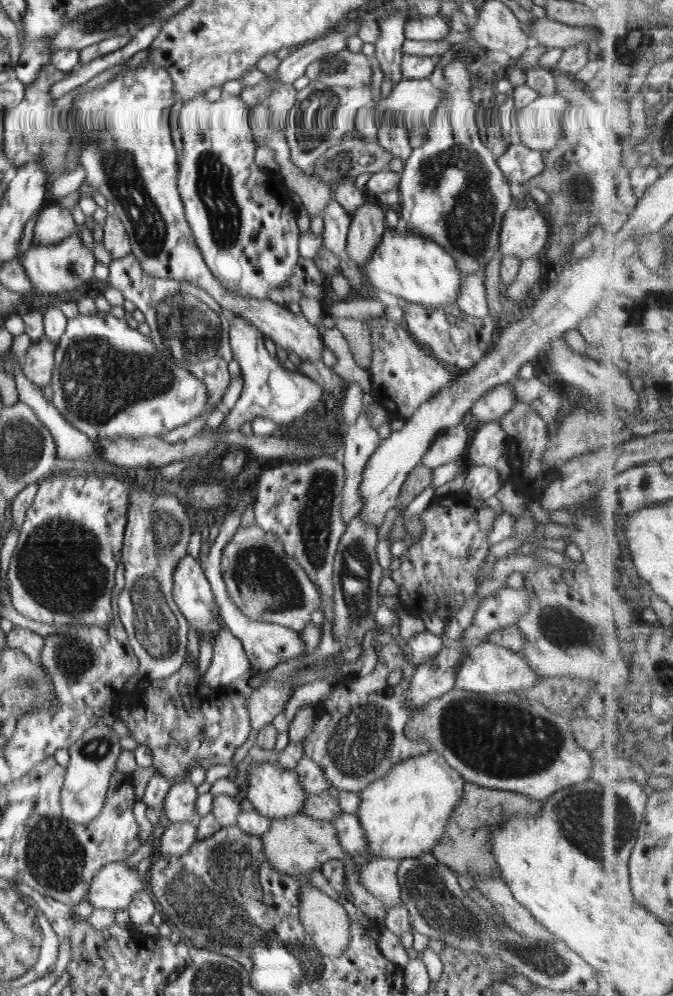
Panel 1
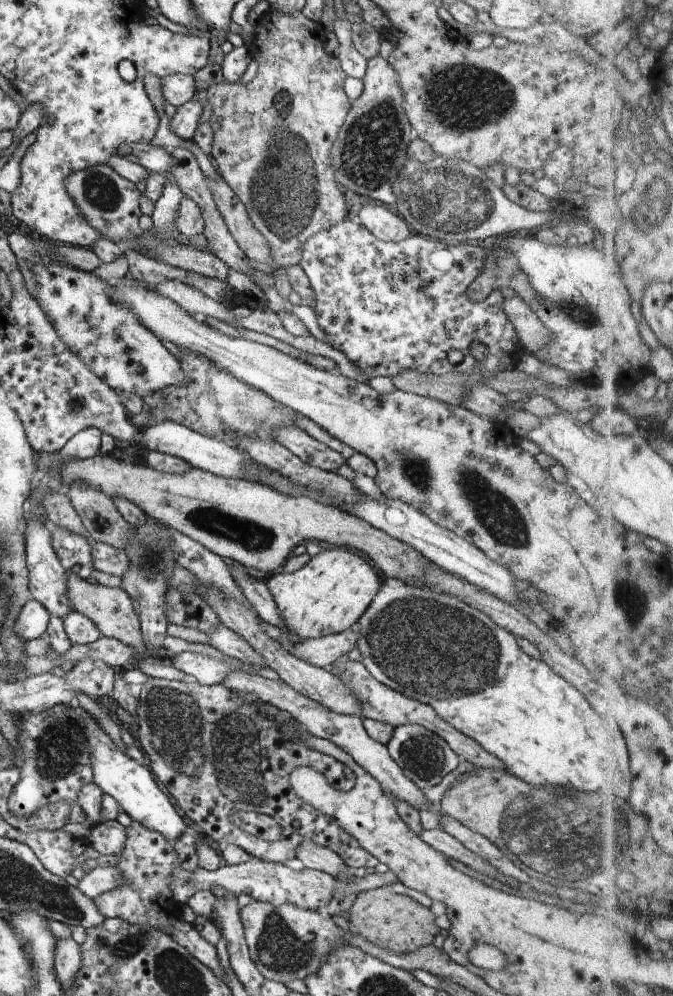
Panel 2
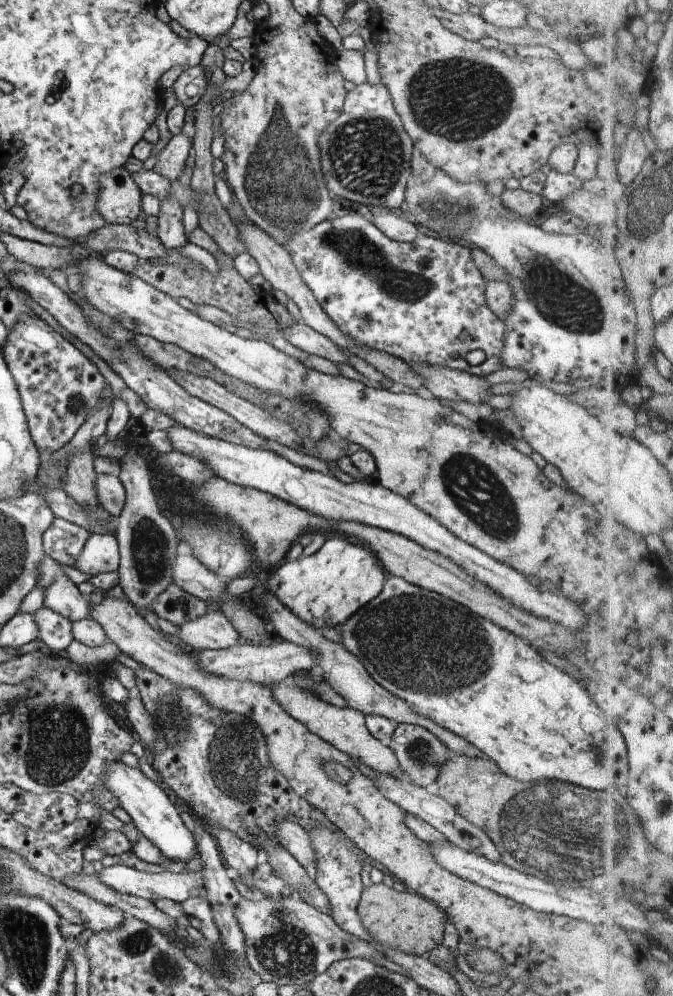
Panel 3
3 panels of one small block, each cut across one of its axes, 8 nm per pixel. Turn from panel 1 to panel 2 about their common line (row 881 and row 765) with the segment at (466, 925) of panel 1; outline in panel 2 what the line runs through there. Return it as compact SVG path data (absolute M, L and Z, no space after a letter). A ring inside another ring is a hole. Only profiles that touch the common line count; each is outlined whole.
M422 725L397 726L387 744L387 749L392 760L400 766L400 770L426 793L431 792L436 784L440 784L447 774L455 770L461 760L444 738Z

